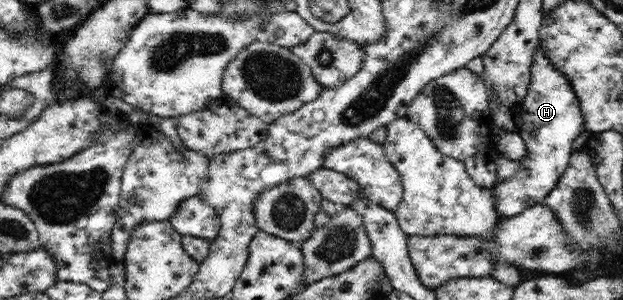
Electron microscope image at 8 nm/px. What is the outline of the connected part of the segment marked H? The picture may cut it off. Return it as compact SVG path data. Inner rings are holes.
M541 46L536 50L528 92L518 111L521 113L520 132L526 143L526 154L519 160L517 171L503 181L497 180L492 188L495 209L500 217L510 217L542 200L556 188L560 176L569 165L572 144L576 137L585 130L583 116L577 96L565 74L558 73L552 62L547 60Z

